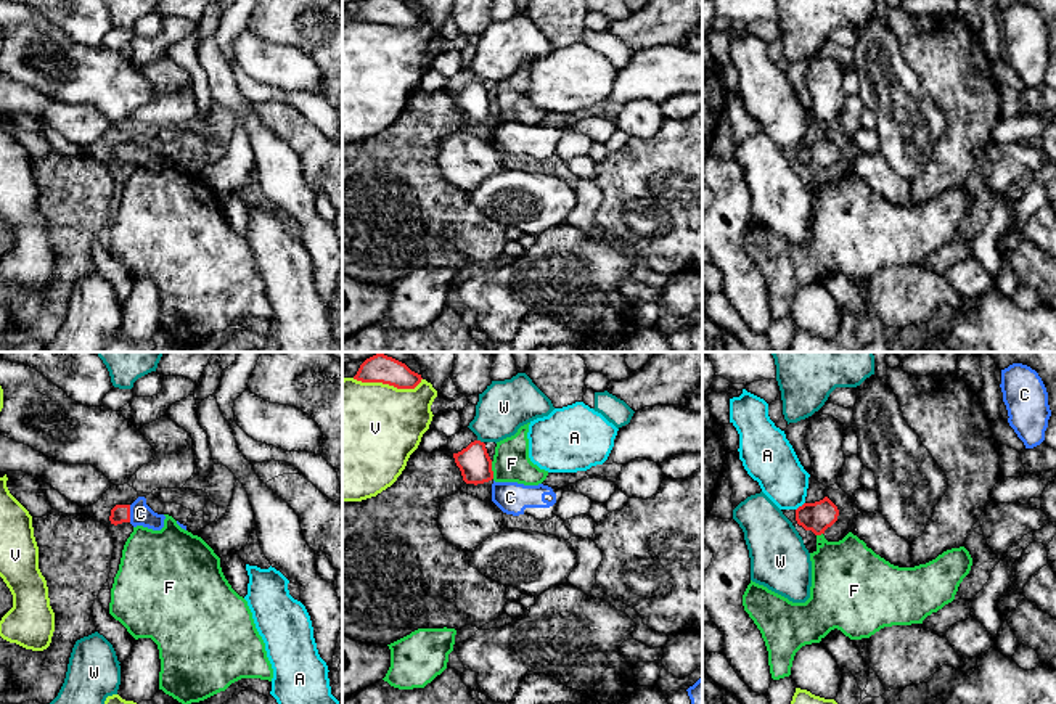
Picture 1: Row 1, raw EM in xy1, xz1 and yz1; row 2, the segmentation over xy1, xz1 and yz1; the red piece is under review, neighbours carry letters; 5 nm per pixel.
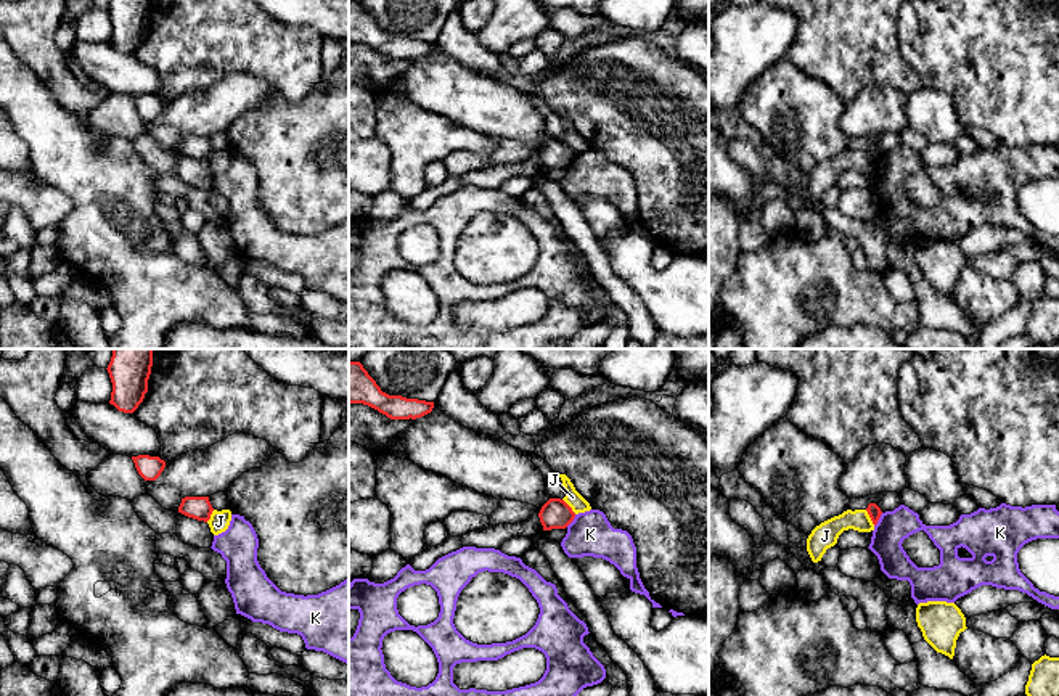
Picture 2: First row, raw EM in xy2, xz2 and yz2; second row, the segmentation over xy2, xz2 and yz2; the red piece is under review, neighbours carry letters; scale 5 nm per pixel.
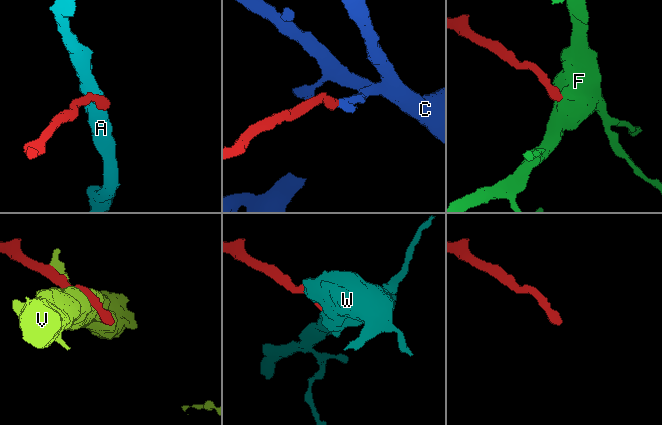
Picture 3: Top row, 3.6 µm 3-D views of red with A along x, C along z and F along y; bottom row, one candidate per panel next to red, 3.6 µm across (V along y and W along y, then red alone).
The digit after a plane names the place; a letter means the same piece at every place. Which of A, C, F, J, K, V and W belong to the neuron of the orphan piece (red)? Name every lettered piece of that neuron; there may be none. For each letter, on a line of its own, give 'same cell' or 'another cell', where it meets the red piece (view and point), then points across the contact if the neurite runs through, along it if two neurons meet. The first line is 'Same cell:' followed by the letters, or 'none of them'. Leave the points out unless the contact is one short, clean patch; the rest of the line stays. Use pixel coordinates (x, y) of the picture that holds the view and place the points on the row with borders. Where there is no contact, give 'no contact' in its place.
Same cell: C
A: another cell; meets red in yz1 at (799, 507); border along yz1 (804, 502), (796, 510)
C: same cell; meets red in xy1 at (129, 513); runs through xy1 (121, 513), (129, 513), (140, 513)
F: another cell; meets red in xz1 at (491, 470); border along xz1 (491, 462), (494, 478)
J: another cell; meets red in yz2 at (870, 516); border along yz2 (865, 510), (875, 524)
K: another cell; meets red in yz2 at (878, 519); border along yz2 (883, 513), (875, 526)
V: another cell; meets red in xz1 at (388, 383)
W: another cell; meets red in xz1 at (479, 441); border along xz1 (478, 439), (482, 442)

